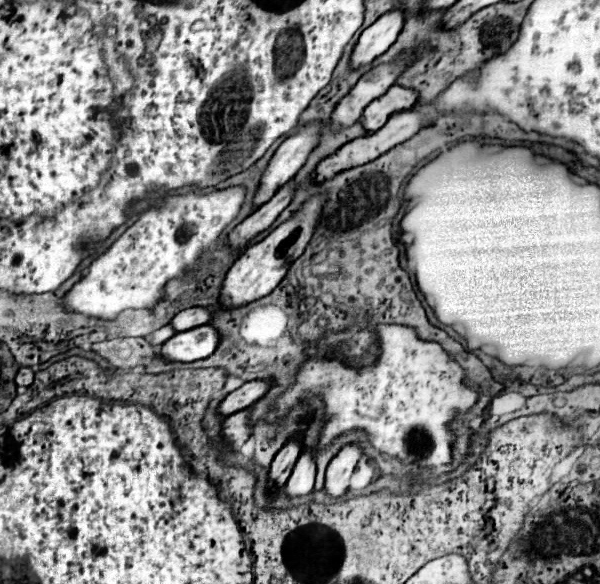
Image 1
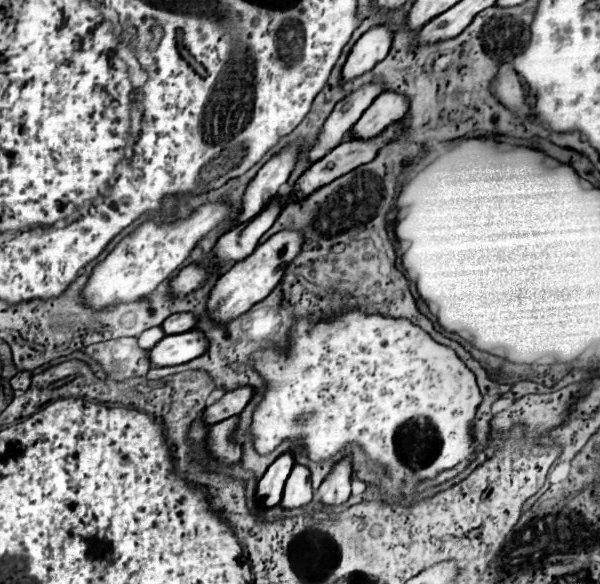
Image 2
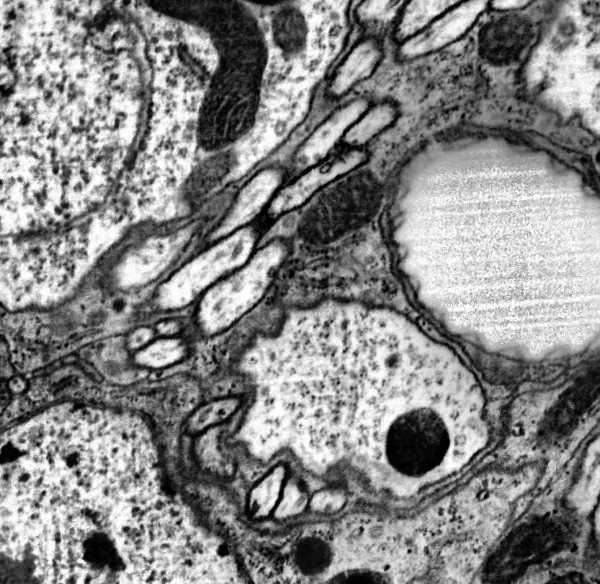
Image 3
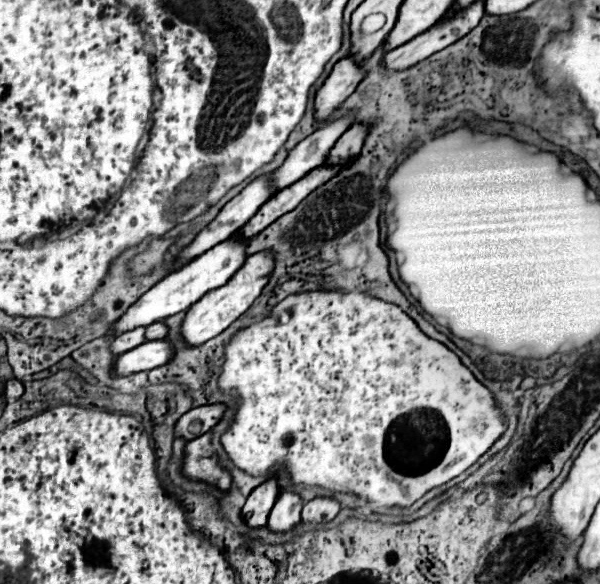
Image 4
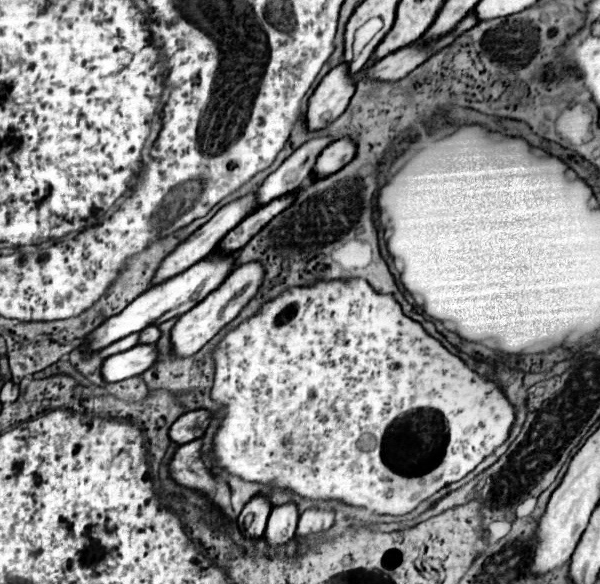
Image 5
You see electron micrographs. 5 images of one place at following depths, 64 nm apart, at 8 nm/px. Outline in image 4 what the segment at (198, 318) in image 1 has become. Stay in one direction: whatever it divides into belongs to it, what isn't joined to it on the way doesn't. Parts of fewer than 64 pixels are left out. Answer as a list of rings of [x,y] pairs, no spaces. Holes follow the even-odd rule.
[[[154,322],[152,326],[146,328],[146,338],[148,340],[160,340],[160,338],[166,338],[168,332],[170,332],[170,328],[164,322]]]

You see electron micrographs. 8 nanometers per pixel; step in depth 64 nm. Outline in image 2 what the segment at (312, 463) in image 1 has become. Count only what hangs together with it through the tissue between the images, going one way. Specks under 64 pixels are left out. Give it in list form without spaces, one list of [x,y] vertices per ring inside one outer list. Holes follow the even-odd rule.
[[[296,464],[286,480],[282,494],[282,508],[302,508],[312,500],[312,484],[310,484],[310,468],[304,464]]]

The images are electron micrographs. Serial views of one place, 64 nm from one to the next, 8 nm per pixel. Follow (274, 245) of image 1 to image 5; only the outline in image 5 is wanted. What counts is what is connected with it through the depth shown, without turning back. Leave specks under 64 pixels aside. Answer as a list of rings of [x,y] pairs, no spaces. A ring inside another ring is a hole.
[[[246,262],[244,266],[236,268],[220,286],[220,290],[214,290],[212,294],[208,294],[208,298],[204,298],[204,302],[198,302],[198,306],[178,318],[176,326],[172,328],[172,350],[178,356],[190,356],[198,352],[210,338],[214,338],[226,324],[230,324],[242,312],[242,308],[256,296],[262,278],[264,266],[260,266],[260,262]]]

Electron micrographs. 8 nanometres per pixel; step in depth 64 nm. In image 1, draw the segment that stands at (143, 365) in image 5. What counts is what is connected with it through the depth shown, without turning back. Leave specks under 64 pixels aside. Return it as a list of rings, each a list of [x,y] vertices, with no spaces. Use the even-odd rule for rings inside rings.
[[[210,324],[178,332],[168,342],[162,344],[162,358],[170,362],[194,362],[208,358],[218,348],[218,330]]]

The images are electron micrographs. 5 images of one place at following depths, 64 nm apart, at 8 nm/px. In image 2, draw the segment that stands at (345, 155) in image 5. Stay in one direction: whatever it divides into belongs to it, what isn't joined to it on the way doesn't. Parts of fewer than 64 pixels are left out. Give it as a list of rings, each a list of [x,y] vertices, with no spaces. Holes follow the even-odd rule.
[[[384,92],[380,94],[372,106],[362,114],[362,118],[352,128],[352,138],[374,138],[384,130],[384,126],[390,126],[392,122],[406,116],[410,108],[410,100],[400,92]]]

